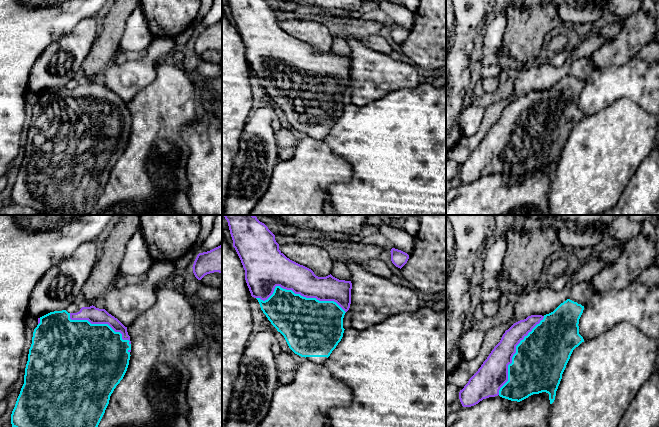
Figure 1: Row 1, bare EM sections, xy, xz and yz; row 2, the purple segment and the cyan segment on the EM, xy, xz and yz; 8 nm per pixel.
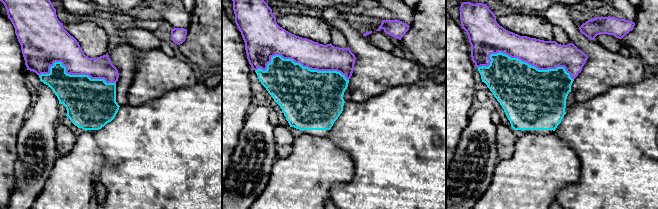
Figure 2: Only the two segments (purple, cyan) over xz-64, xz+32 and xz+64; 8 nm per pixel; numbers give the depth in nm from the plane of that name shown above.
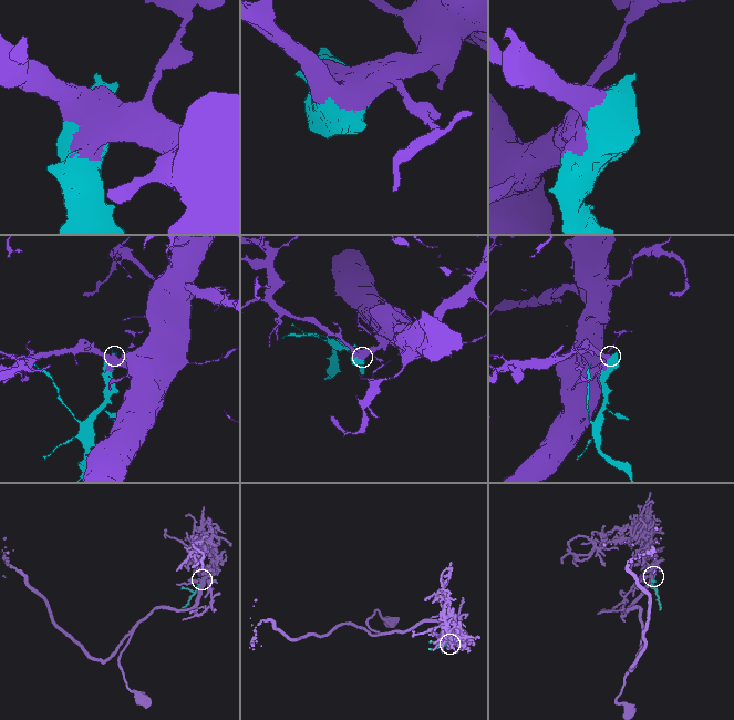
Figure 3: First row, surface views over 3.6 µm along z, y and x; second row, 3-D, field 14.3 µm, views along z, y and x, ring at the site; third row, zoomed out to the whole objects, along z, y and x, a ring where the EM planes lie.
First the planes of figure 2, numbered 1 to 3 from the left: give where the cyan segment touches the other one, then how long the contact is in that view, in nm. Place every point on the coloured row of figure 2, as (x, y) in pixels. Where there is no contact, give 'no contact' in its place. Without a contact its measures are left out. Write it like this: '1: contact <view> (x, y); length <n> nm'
1: contact xz-64 (73, 74); length 600 nm
2: contact xz+32 (299, 62); length 750 nm
3: contact xz+64 (522, 60); length 800 nm

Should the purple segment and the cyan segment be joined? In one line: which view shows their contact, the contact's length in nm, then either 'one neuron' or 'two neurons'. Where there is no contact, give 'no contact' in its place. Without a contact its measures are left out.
contact in xz; length 750 nm; one neuron

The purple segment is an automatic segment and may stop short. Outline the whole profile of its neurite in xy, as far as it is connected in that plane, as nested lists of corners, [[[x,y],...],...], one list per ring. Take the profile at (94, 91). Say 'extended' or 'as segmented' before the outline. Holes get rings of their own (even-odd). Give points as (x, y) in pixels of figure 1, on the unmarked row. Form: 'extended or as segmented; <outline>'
extended; [[[92,81],[82,83],[77,89],[54,87],[38,94],[24,160],[11,190],[12,203],[28,206],[42,215],[90,215],[105,189],[111,170],[127,147],[130,128],[127,103],[105,85]]]

